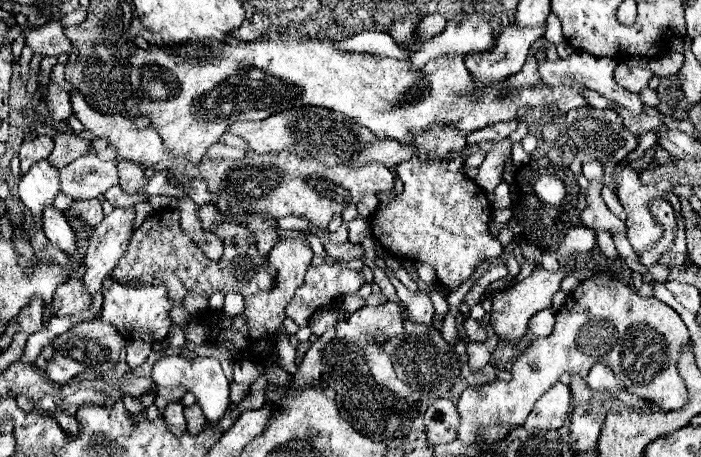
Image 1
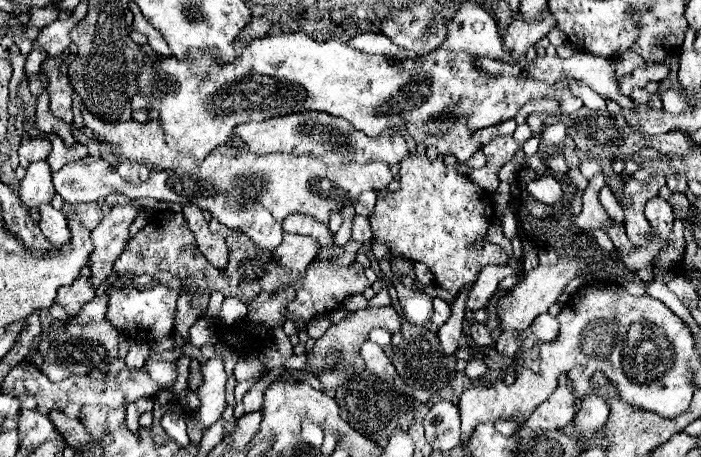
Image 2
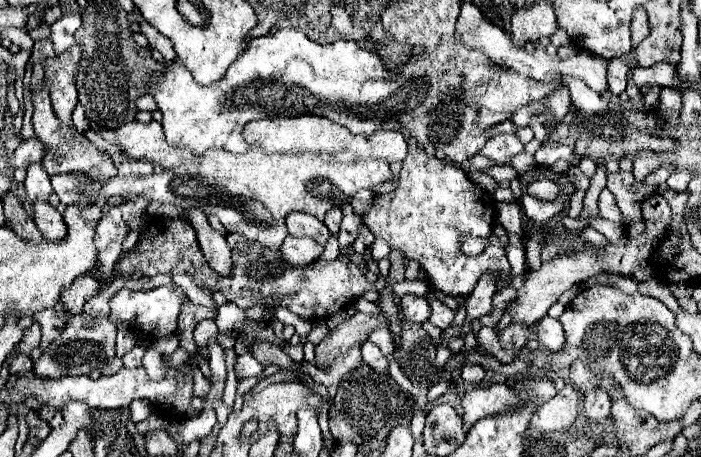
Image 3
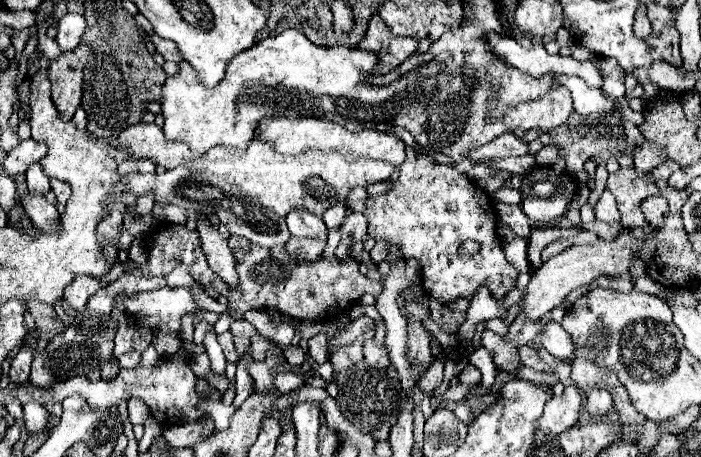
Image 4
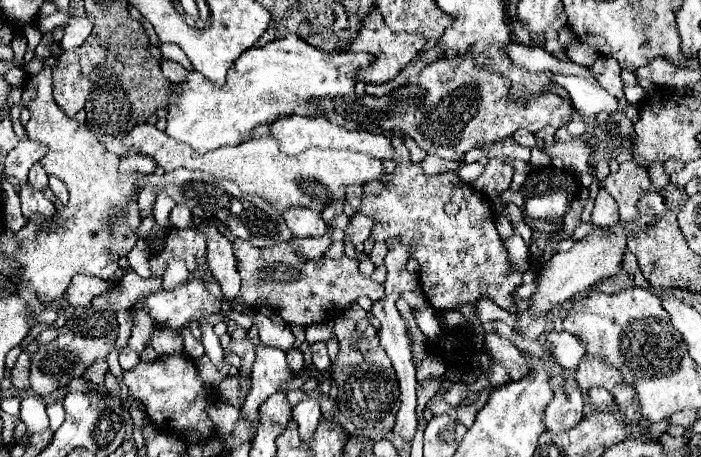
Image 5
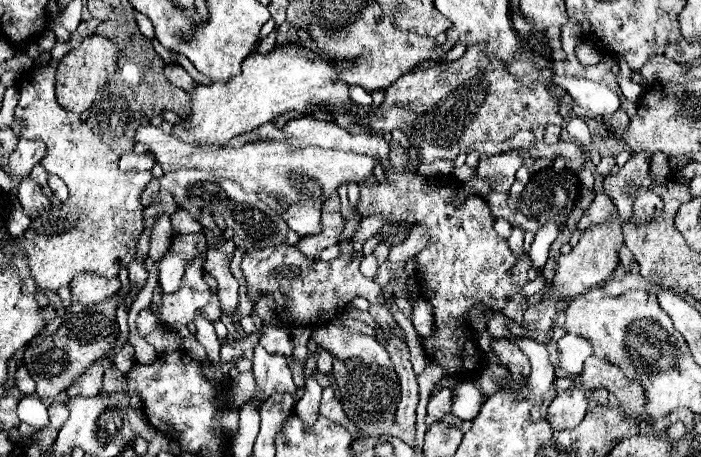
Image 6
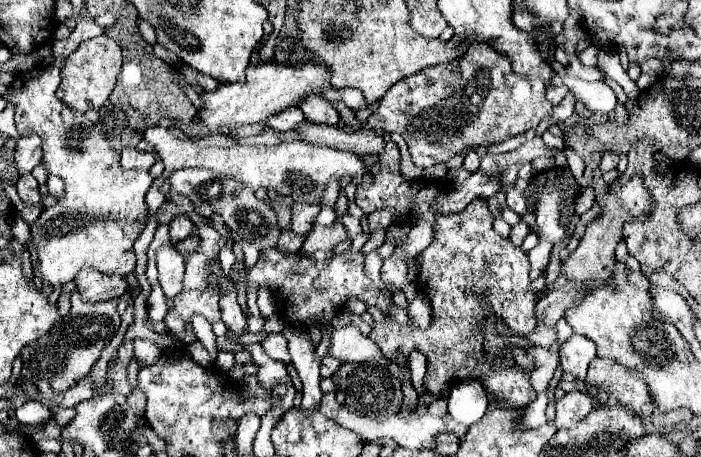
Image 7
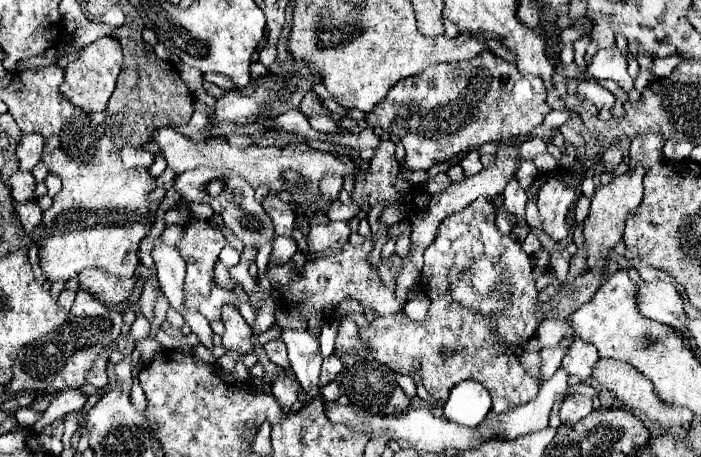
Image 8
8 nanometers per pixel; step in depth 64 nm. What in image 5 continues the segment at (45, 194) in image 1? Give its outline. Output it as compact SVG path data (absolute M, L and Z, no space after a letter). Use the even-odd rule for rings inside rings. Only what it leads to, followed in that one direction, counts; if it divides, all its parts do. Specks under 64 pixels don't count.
M34 164L30 168L30 174L28 174L28 184L36 190L46 190L48 188L48 174L44 172L44 168L40 164Z

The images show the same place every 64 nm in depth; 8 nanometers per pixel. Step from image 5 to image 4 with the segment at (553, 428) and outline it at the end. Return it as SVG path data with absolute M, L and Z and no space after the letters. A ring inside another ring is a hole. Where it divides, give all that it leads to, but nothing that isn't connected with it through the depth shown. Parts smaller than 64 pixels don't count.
M566 386L560 396L552 396L542 416L536 422L536 428L550 434L560 434L578 422L578 412L582 404L582 394L576 386Z

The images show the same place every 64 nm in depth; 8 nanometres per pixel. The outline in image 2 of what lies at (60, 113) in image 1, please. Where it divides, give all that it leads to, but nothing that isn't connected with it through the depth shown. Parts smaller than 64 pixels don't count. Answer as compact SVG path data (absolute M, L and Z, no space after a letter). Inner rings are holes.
M46 58L42 70L48 74L50 110L56 118L72 124L72 86L66 74L60 74L60 60Z

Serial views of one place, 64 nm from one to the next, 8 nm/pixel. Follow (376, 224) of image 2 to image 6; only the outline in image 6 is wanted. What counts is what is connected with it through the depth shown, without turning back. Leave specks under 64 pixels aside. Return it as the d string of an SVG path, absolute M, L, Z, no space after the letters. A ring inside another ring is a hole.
M406 166L402 172L390 170L386 182L374 188L366 188L362 184L360 202L356 206L358 214L364 212L364 216L382 214L384 226L376 232L376 238L380 240L400 232L410 234L414 226L422 226L426 230L428 244L422 252L416 254L416 278L422 288L422 296L434 308L436 332L434 336L420 338L420 342L430 360L438 362L446 374L482 370L482 358L474 350L476 344L464 340L466 312L474 304L496 308L504 316L522 324L522 314L528 306L520 290L526 284L526 272L532 266L530 258L516 258L510 252L508 242L494 232L494 216L490 214L484 198L468 196L458 206L450 204L454 198L458 198L458 188L458 182L450 174L442 178L426 178ZM452 318L458 322L452 322Z

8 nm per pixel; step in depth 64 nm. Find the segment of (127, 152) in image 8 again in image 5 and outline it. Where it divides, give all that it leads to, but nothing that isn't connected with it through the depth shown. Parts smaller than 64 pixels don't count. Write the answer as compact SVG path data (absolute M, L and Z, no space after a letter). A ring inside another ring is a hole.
M134 154L134 156L124 156L120 160L122 174L152 174L154 170L156 170L156 162L150 156Z

